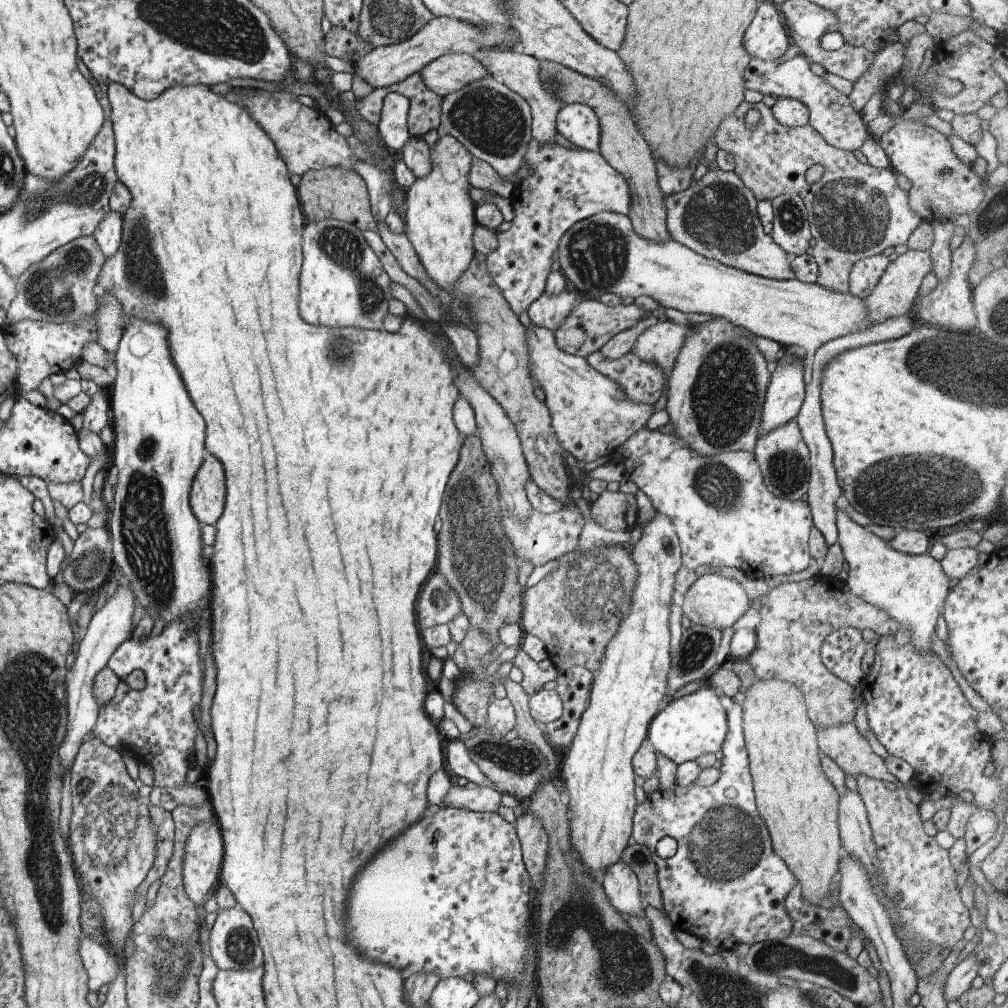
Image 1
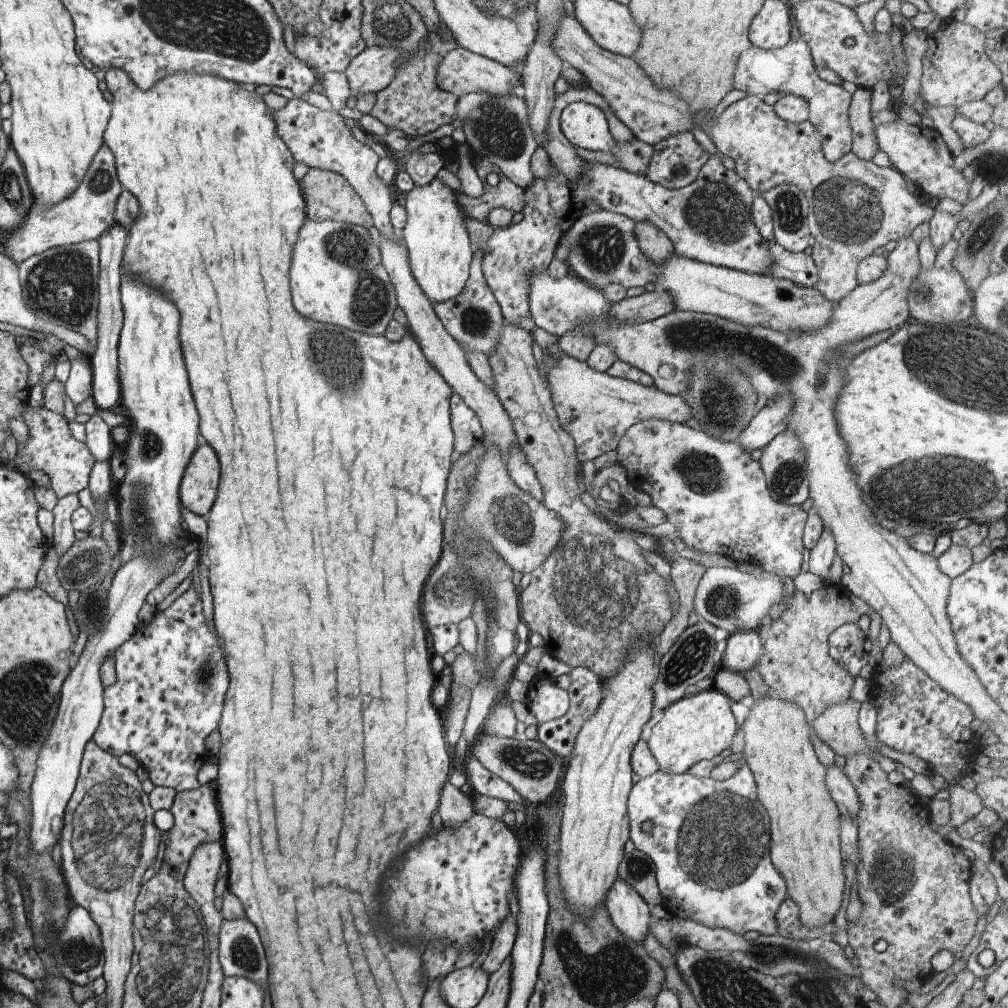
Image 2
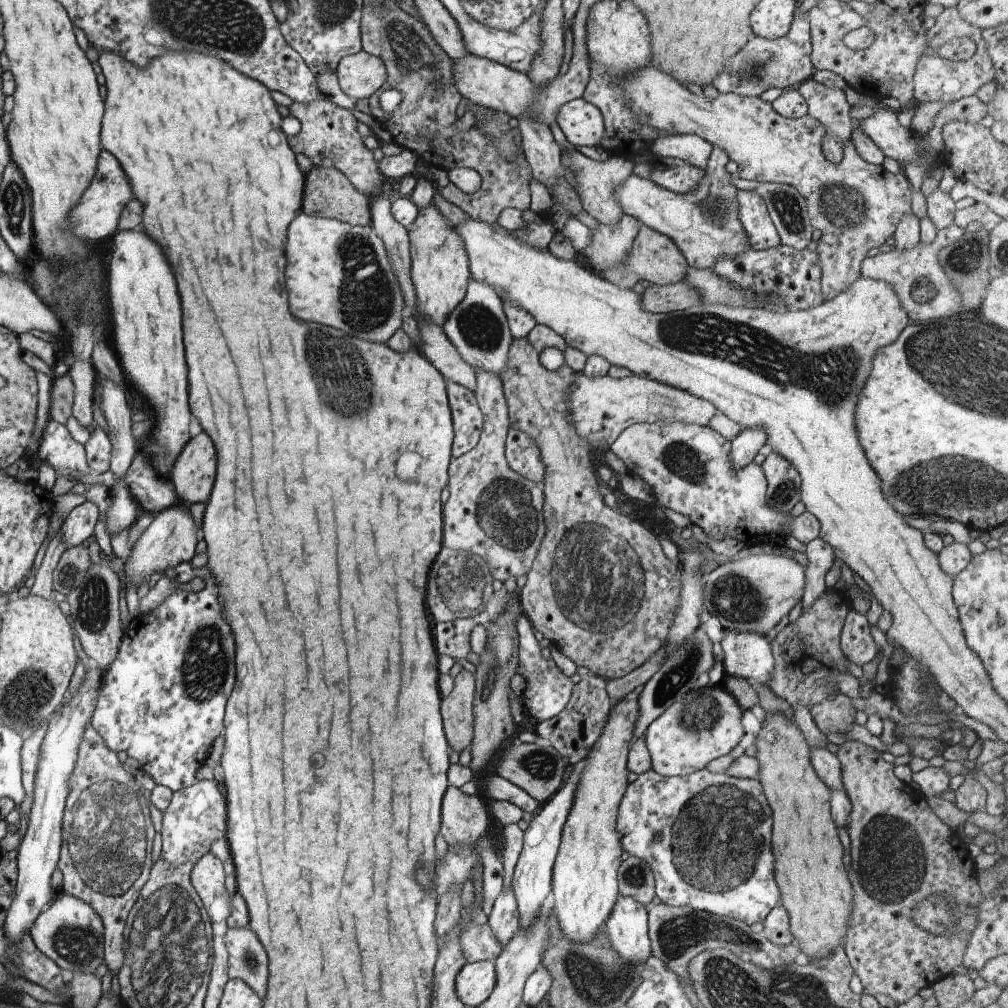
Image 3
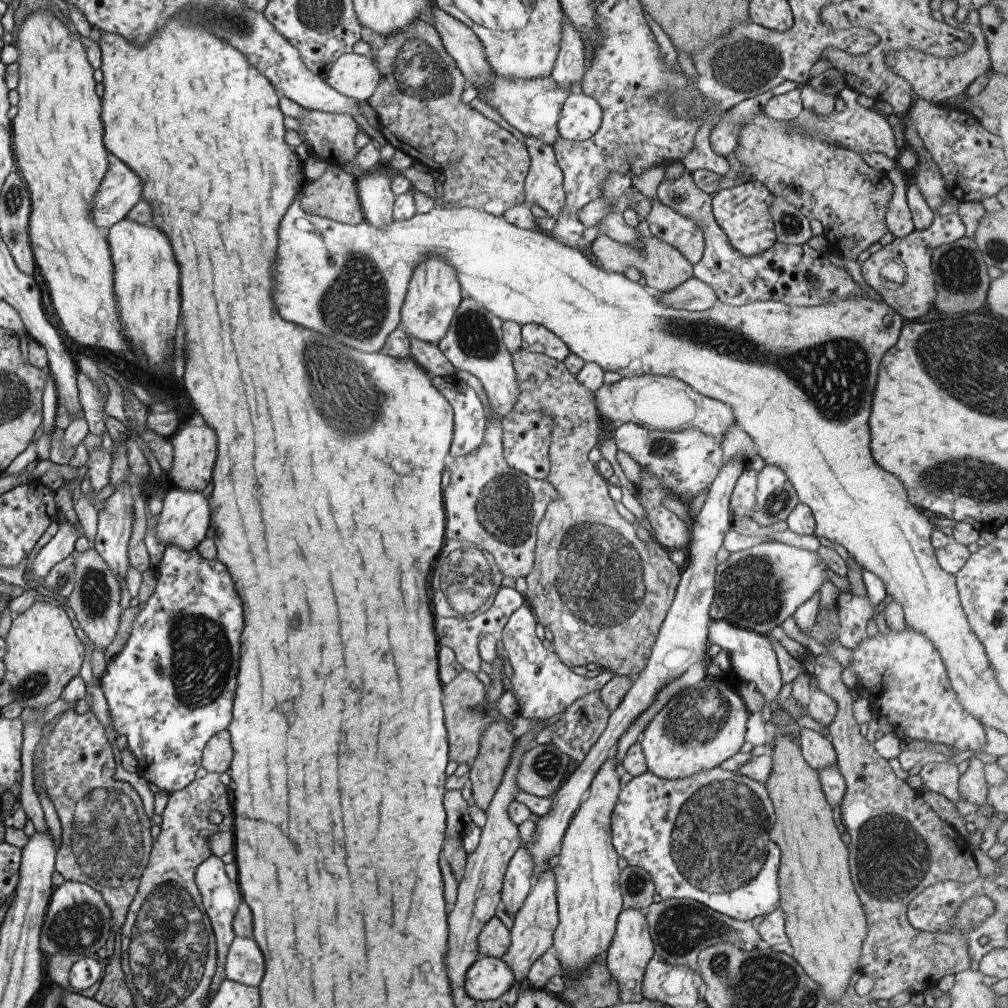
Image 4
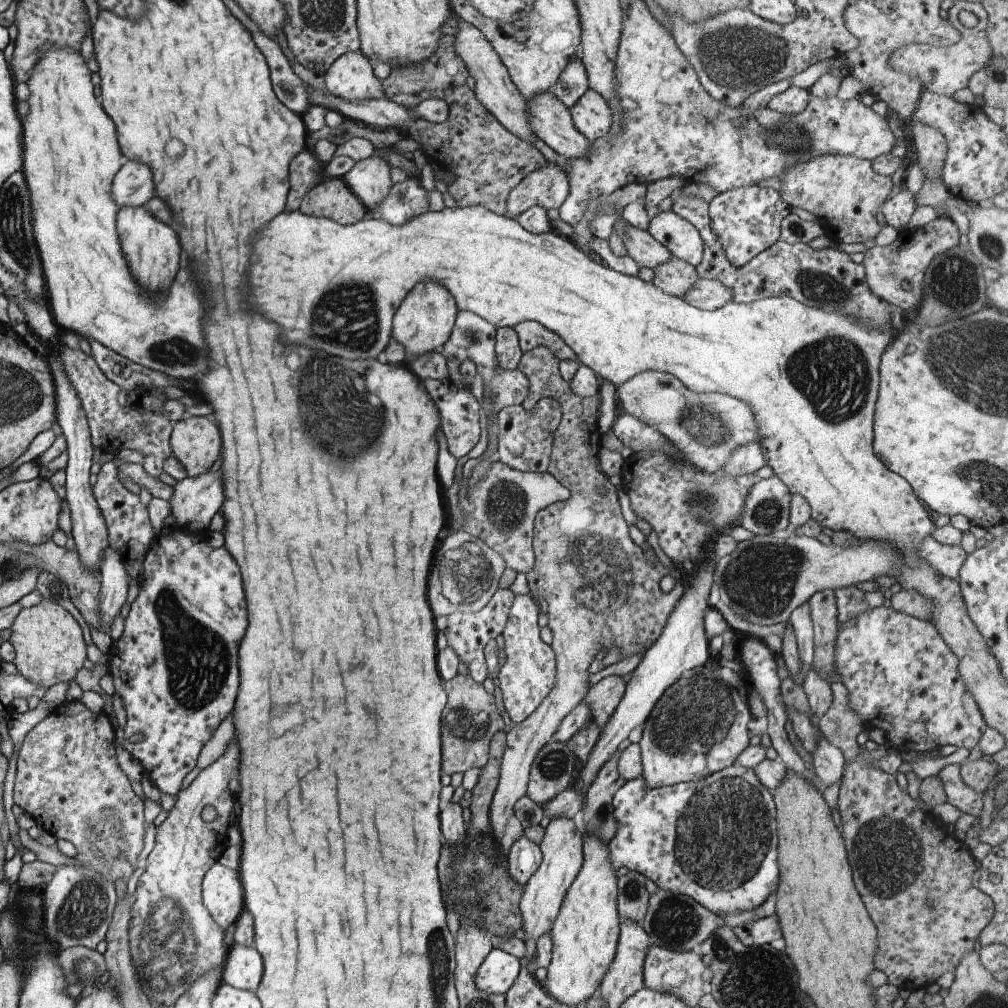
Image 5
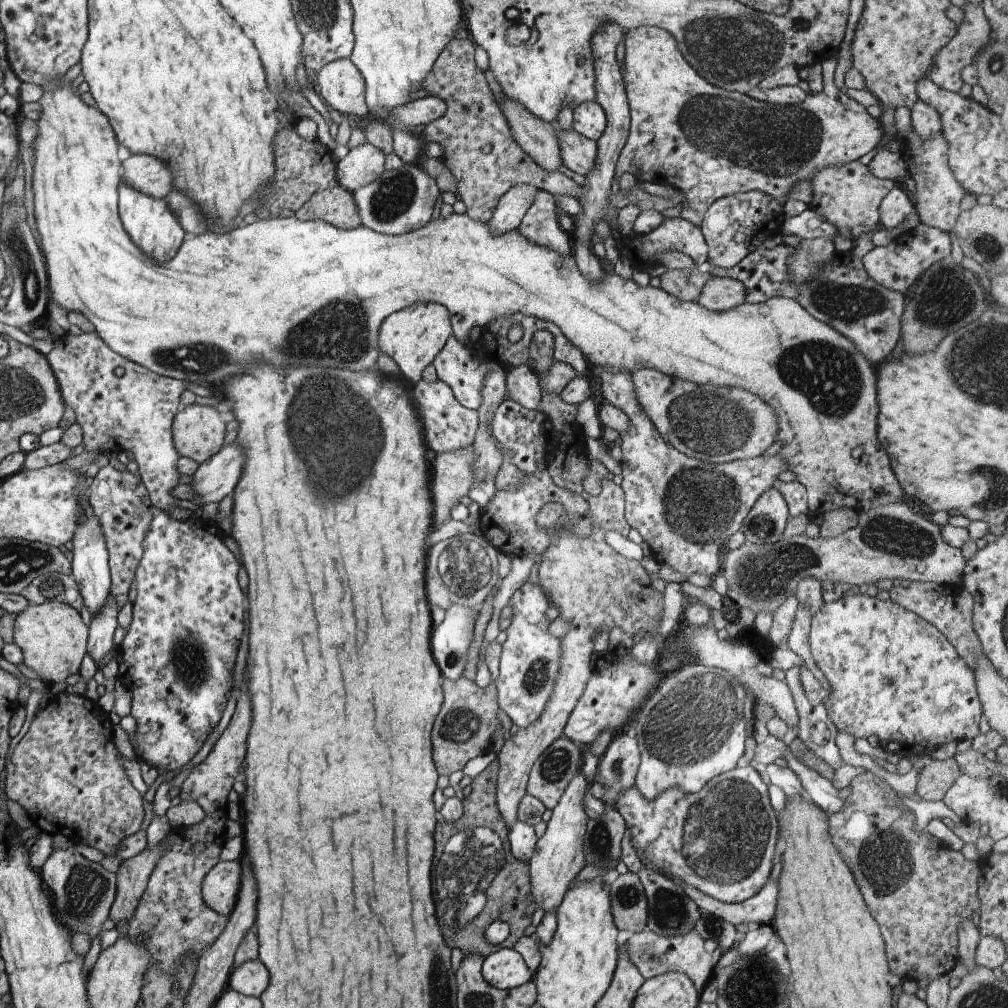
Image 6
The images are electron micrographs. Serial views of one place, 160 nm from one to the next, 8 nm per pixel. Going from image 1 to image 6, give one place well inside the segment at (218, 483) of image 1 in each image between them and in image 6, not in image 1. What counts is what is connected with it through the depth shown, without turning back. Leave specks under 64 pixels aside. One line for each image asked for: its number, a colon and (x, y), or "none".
2: (199, 485)
3: (192, 478)
4: (194, 448)
5: (196, 443)
6: (198, 433)

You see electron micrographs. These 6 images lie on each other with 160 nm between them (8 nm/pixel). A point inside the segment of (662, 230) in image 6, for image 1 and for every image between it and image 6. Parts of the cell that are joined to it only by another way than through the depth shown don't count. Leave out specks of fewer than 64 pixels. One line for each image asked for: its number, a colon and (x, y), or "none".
1: (717, 217)
2: (710, 221)
3: (704, 223)
4: (666, 224)
5: (682, 239)

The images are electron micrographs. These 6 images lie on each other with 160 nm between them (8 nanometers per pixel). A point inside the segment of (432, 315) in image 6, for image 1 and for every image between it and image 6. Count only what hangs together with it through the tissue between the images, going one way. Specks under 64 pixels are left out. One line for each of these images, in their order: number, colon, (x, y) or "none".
1: (440, 221)
2: (440, 251)
3: (440, 273)
4: (434, 292)
5: (424, 321)

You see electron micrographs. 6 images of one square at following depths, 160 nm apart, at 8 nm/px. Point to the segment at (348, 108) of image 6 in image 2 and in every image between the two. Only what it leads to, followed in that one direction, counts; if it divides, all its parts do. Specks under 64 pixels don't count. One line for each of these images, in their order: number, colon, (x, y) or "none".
2: (372, 70)
3: (360, 75)
4: (356, 76)
5: (351, 77)

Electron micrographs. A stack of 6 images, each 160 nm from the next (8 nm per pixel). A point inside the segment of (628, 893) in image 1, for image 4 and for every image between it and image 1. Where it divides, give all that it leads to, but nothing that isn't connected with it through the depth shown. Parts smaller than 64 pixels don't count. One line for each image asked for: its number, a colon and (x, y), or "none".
2: (630, 913)
3: (628, 925)
4: (632, 947)

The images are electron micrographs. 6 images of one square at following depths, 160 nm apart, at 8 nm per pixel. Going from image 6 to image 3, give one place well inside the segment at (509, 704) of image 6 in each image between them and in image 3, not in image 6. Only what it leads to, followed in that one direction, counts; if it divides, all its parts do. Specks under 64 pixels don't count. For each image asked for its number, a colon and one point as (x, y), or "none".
3: (548, 690)
4: (543, 685)
5: (528, 675)

